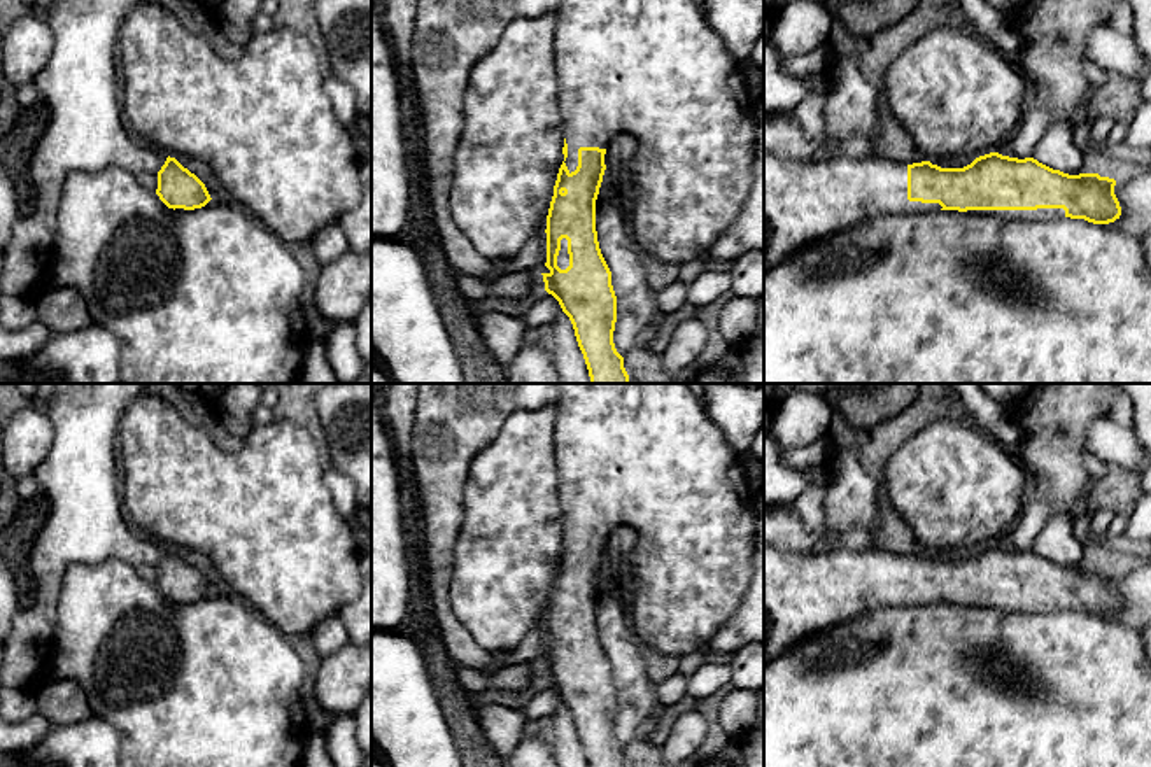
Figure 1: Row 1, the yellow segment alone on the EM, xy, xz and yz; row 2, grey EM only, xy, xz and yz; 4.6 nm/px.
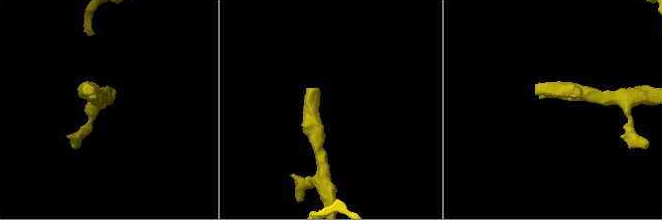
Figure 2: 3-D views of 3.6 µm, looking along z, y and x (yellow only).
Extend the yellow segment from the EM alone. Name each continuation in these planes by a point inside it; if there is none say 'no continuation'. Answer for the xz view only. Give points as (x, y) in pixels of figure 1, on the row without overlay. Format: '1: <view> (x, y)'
1: xz (649, 456)

